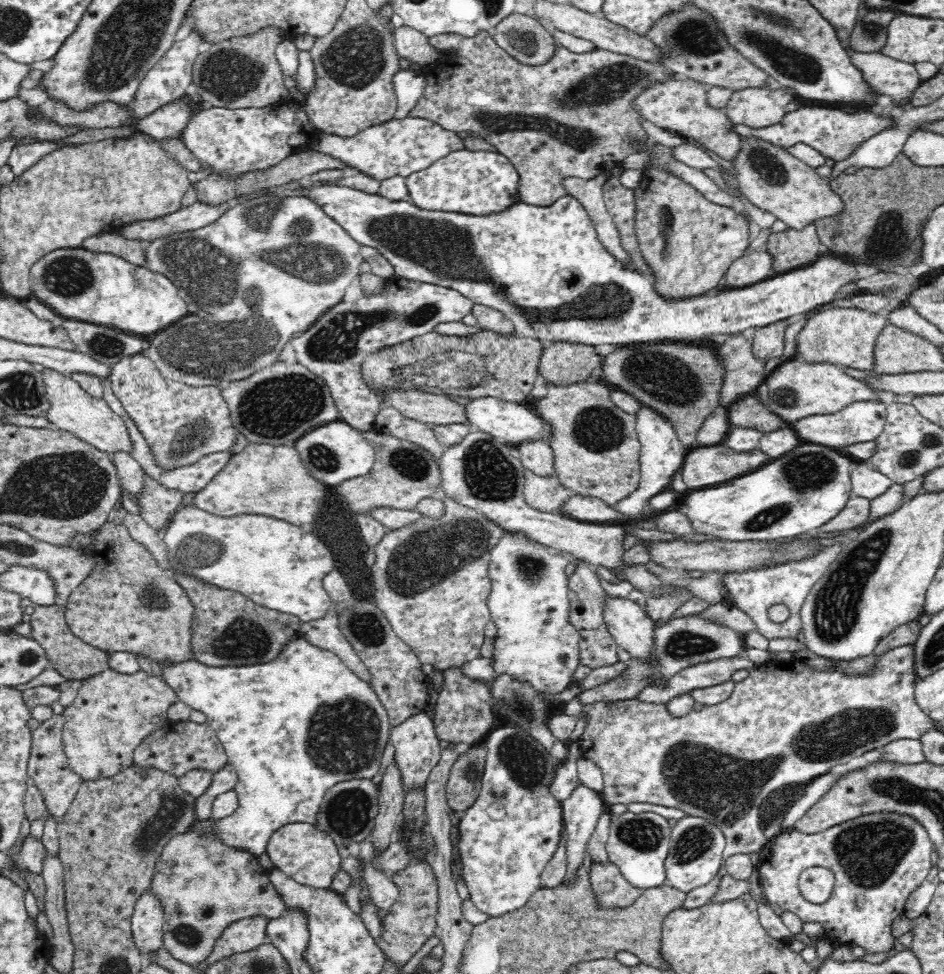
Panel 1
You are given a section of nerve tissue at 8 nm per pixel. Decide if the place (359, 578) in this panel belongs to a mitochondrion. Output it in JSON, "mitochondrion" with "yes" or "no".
{"mitochondrion":"yes"}

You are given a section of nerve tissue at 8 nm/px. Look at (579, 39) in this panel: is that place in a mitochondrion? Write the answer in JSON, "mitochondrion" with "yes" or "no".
{"mitochondrion":"no"}

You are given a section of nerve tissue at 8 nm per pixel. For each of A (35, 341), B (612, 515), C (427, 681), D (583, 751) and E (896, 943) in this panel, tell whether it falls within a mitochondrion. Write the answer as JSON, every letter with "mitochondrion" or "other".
{"A":"other","B":"other","C":"other","D":"other","E":"other"}

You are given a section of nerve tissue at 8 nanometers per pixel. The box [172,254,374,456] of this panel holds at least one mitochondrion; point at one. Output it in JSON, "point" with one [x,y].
{"point":[274,408]}

